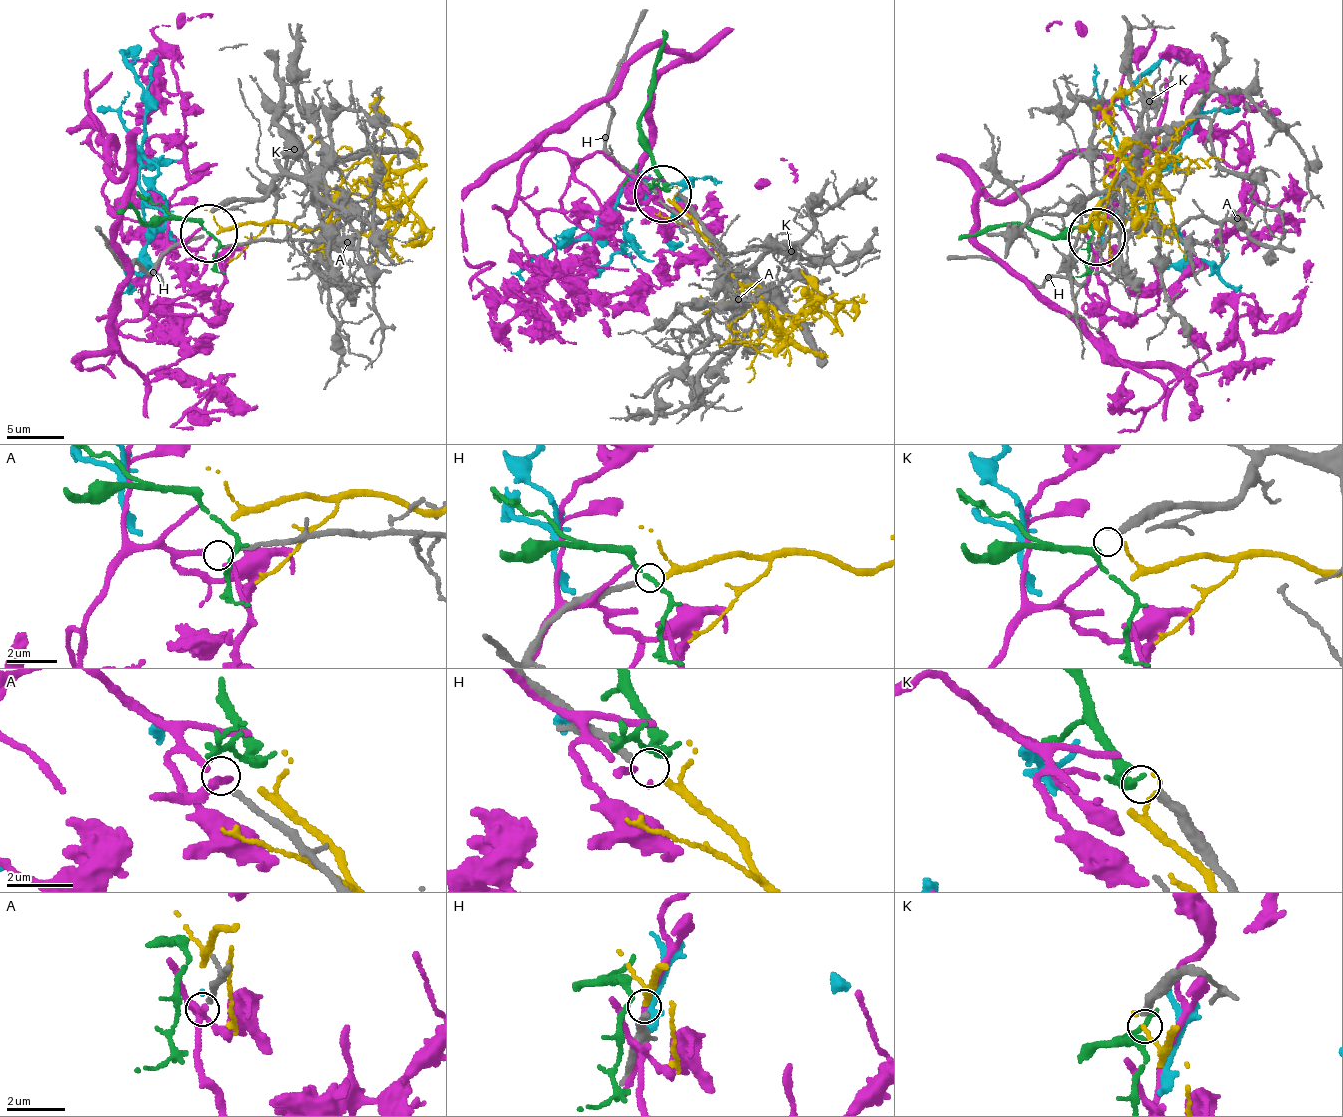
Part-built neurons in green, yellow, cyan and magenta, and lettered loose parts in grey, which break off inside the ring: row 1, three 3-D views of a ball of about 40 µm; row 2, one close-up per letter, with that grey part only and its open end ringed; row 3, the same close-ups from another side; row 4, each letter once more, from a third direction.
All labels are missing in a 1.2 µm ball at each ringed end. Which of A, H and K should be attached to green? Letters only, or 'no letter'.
K

